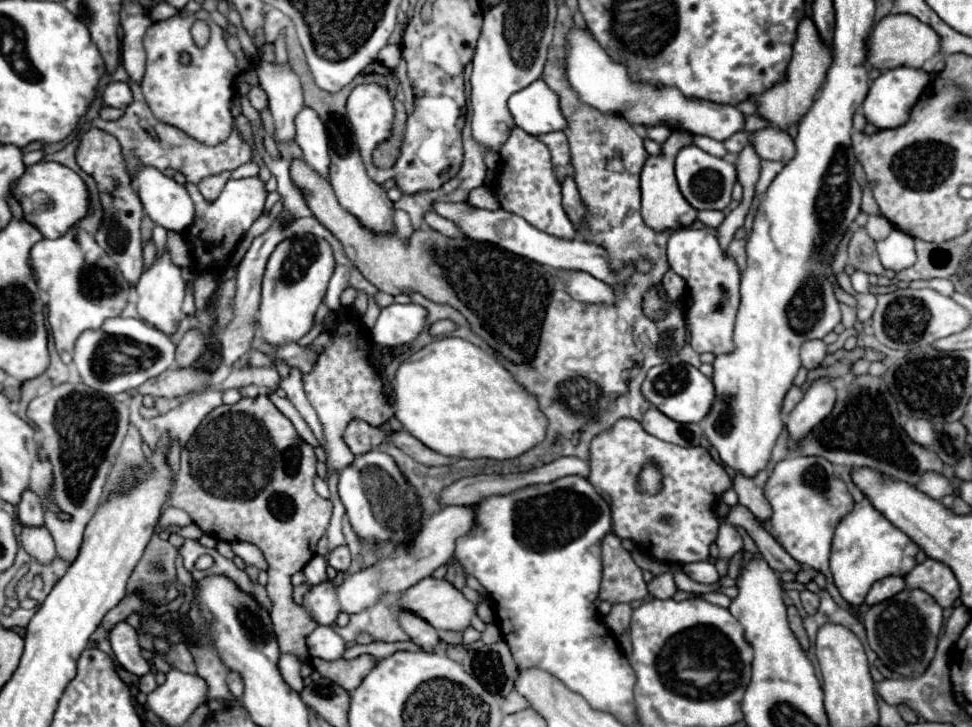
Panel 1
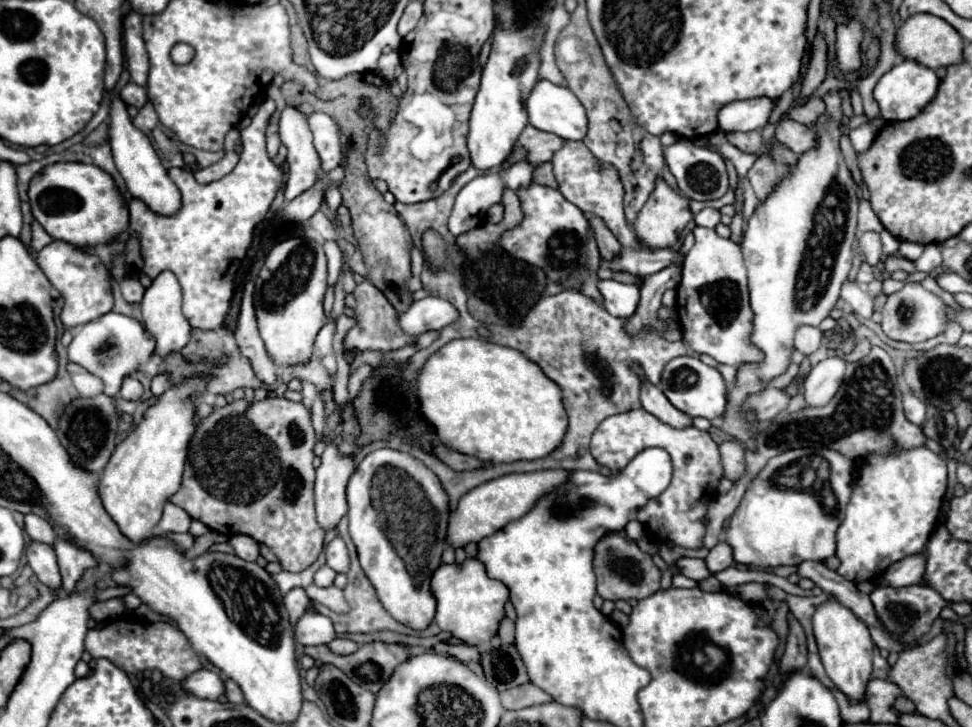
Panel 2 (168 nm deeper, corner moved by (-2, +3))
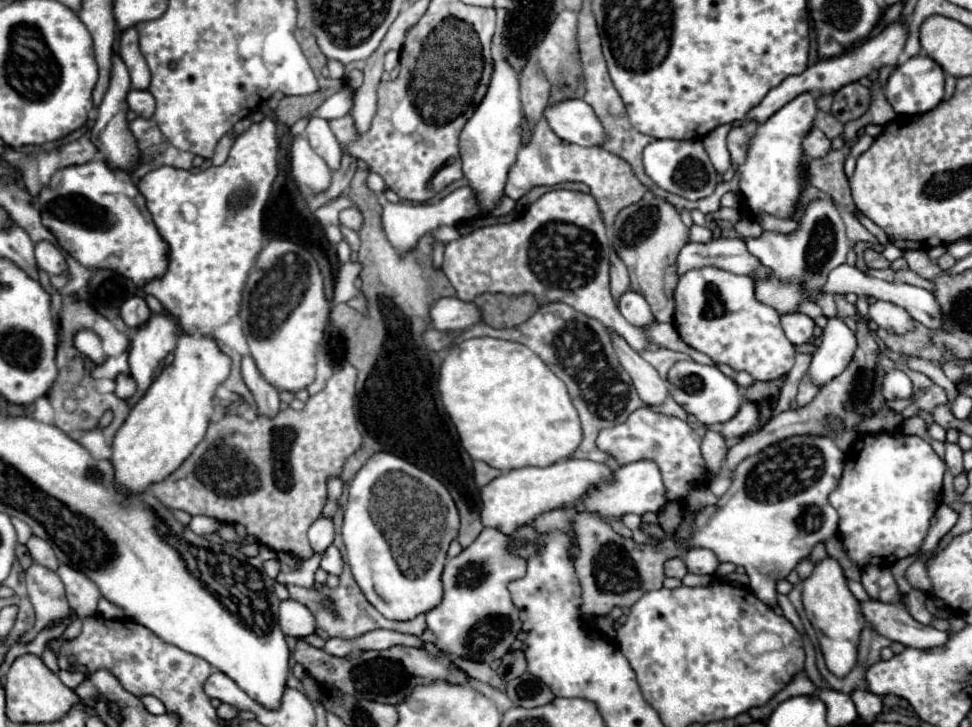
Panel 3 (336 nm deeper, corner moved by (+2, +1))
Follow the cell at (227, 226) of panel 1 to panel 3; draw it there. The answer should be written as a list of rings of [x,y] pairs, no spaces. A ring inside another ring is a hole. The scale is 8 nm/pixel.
[[[265,117],[259,123],[253,123],[245,133],[241,133],[235,139],[229,159],[221,167],[209,167],[201,173],[191,173],[175,167],[159,167],[147,173],[137,183],[137,189],[145,197],[147,209],[153,217],[153,223],[163,241],[167,243],[167,261],[169,261],[167,271],[161,277],[155,277],[141,285],[141,289],[145,293],[155,295],[171,311],[171,315],[179,321],[187,335],[211,335],[215,327],[227,323],[239,311],[243,283],[265,239],[261,231],[261,217],[273,179],[277,177],[277,153],[279,143],[275,137],[275,121],[271,117]],[[247,189],[251,189],[253,193],[251,203],[233,211],[229,207],[229,197],[233,193]]]

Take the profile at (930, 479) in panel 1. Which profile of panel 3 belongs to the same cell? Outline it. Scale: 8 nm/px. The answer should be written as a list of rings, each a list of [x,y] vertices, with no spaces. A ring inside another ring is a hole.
[[[873,433],[861,437],[847,453],[845,471],[839,487],[829,495],[831,505],[839,513],[839,533],[847,557],[857,567],[863,569],[867,565],[893,567],[899,559],[915,553],[927,535],[929,521],[935,509],[939,507],[943,473],[945,473],[945,463],[933,451],[933,447],[921,437],[913,437],[913,435],[895,437],[891,433]]]

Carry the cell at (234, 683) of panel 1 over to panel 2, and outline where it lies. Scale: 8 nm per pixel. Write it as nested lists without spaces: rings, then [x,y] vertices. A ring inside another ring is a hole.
[[[227,679],[227,699],[229,699],[229,703],[233,703],[233,705],[241,705],[241,703],[245,703],[245,699],[243,699],[243,691],[239,689],[239,685],[235,683],[235,681],[231,681],[231,679]]]

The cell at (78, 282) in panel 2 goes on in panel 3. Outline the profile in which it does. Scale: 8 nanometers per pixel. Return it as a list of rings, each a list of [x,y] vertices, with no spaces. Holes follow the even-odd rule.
[[[39,241],[35,245],[35,259],[37,259],[37,265],[43,271],[47,271],[49,275],[61,275],[63,271],[67,271],[67,263],[65,263],[61,251],[53,243]]]

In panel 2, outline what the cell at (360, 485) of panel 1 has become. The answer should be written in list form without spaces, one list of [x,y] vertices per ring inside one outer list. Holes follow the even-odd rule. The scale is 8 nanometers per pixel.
[[[389,447],[375,449],[351,475],[347,501],[349,535],[381,605],[399,623],[425,629],[435,617],[431,573],[441,565],[451,511],[439,477],[409,453]]]

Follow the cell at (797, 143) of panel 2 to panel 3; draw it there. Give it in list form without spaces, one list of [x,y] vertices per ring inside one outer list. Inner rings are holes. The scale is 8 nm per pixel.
[[[815,127],[803,139],[803,153],[809,159],[823,157],[823,155],[829,153],[829,149],[831,149],[831,141],[819,129],[815,129]]]

